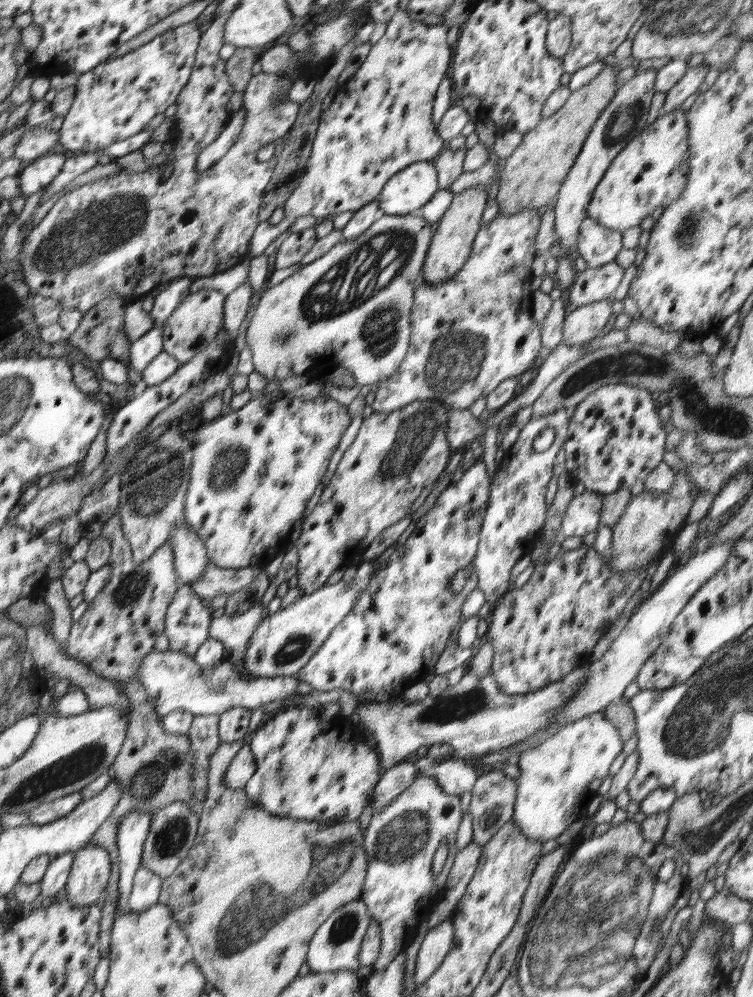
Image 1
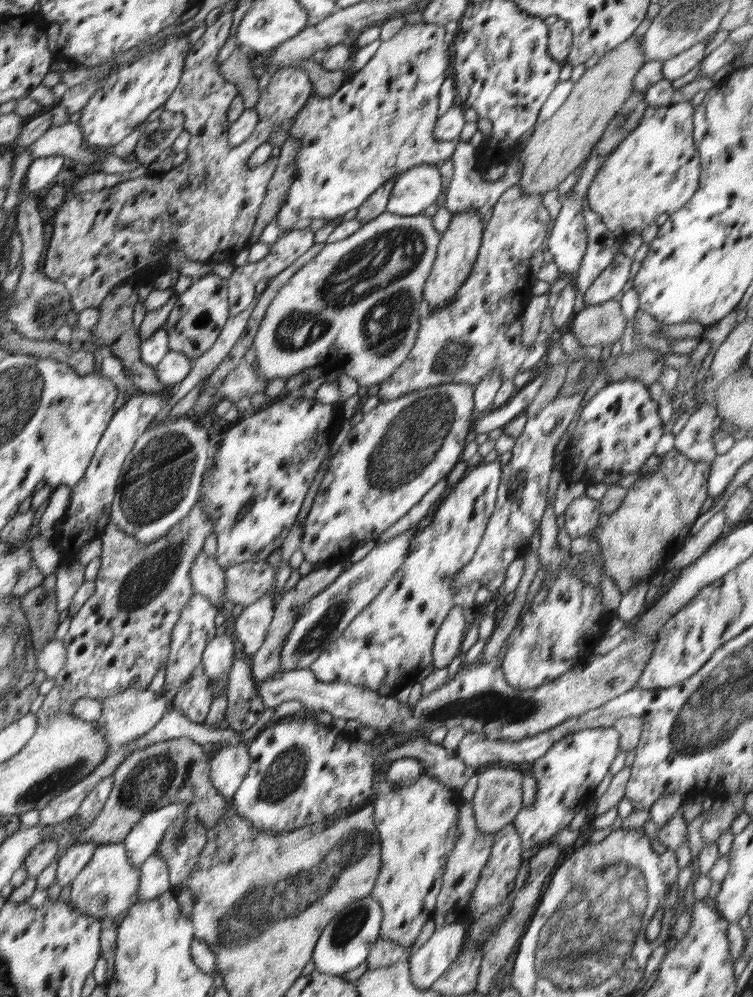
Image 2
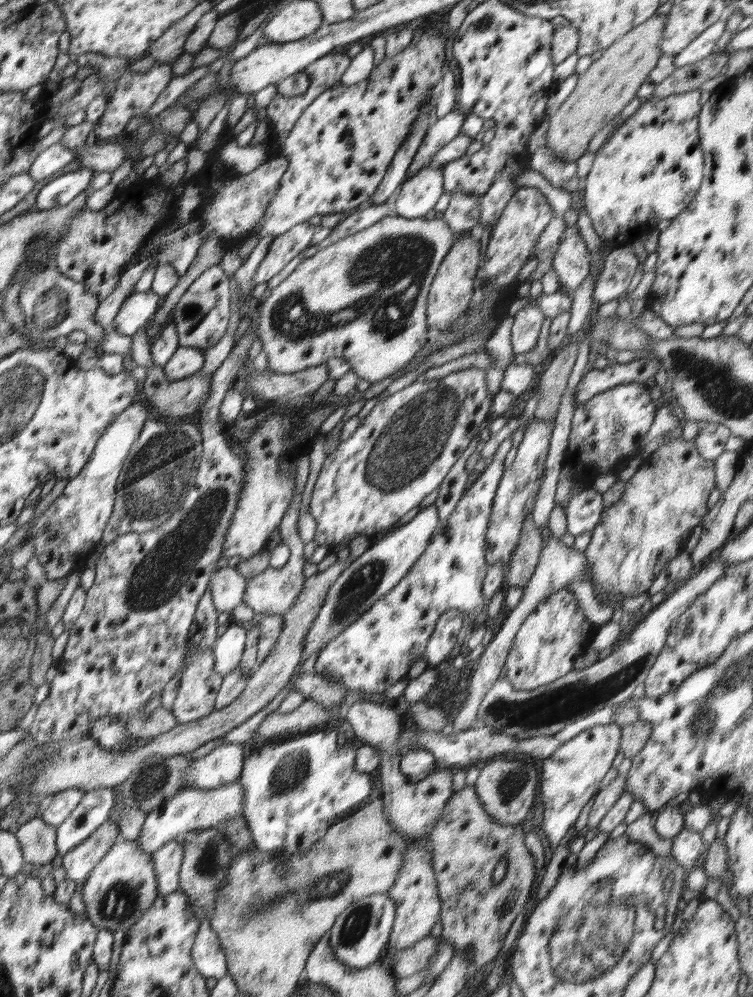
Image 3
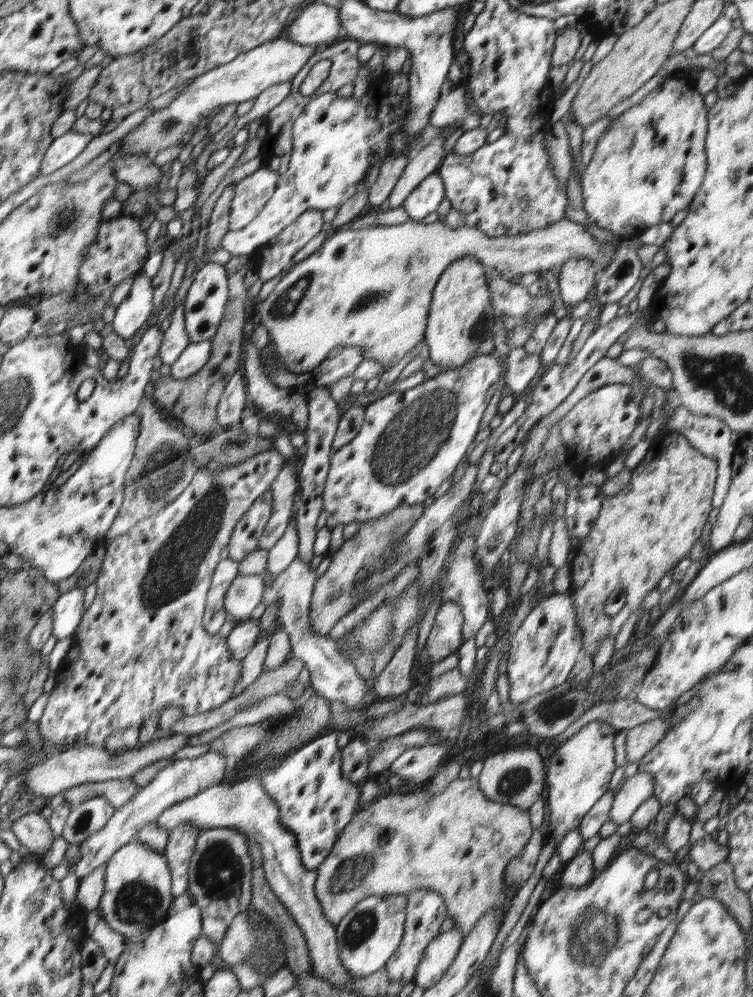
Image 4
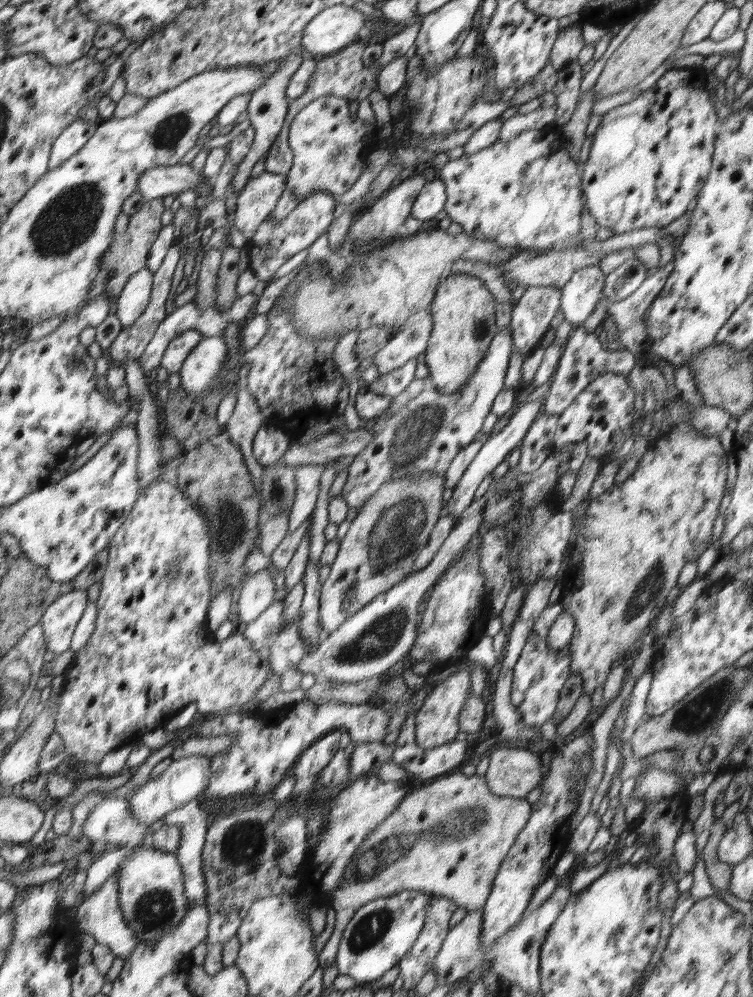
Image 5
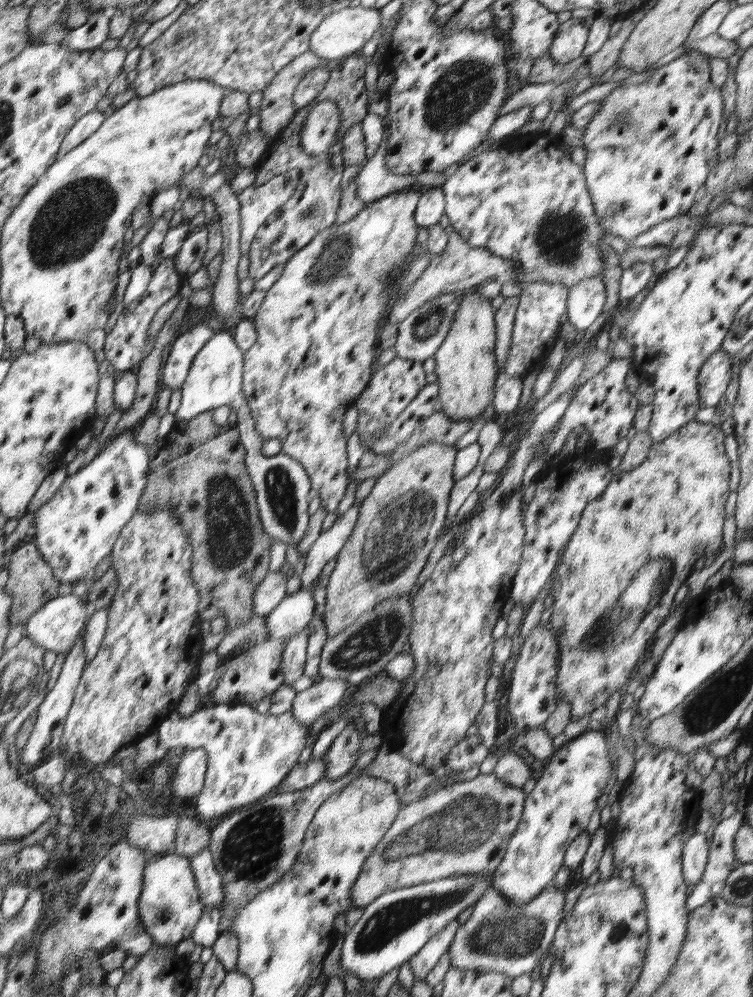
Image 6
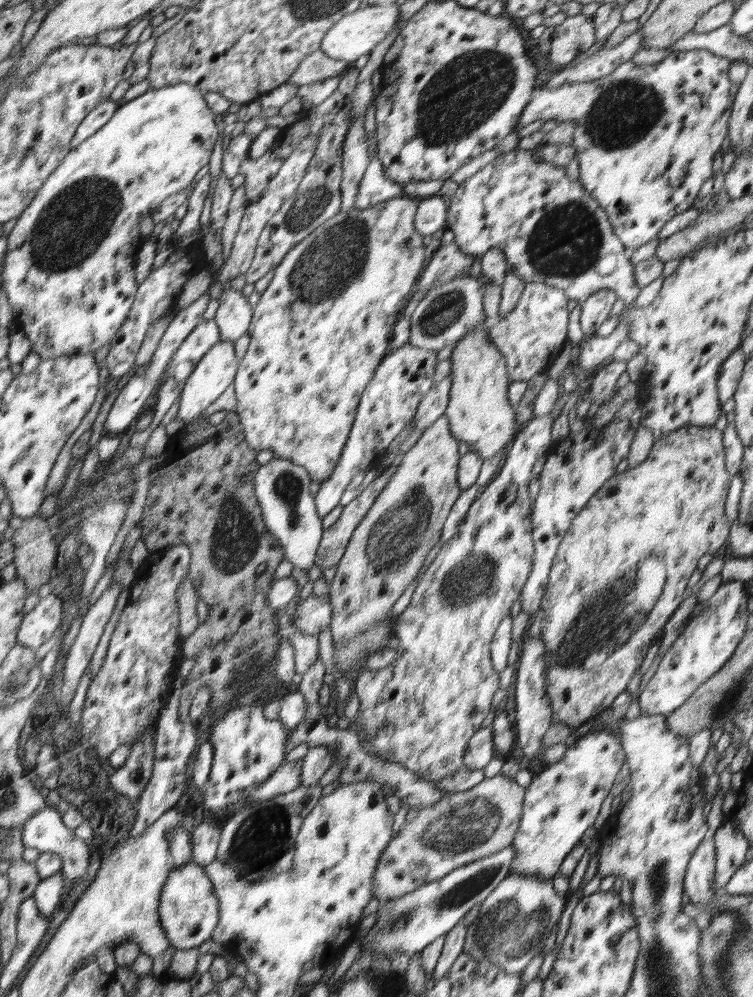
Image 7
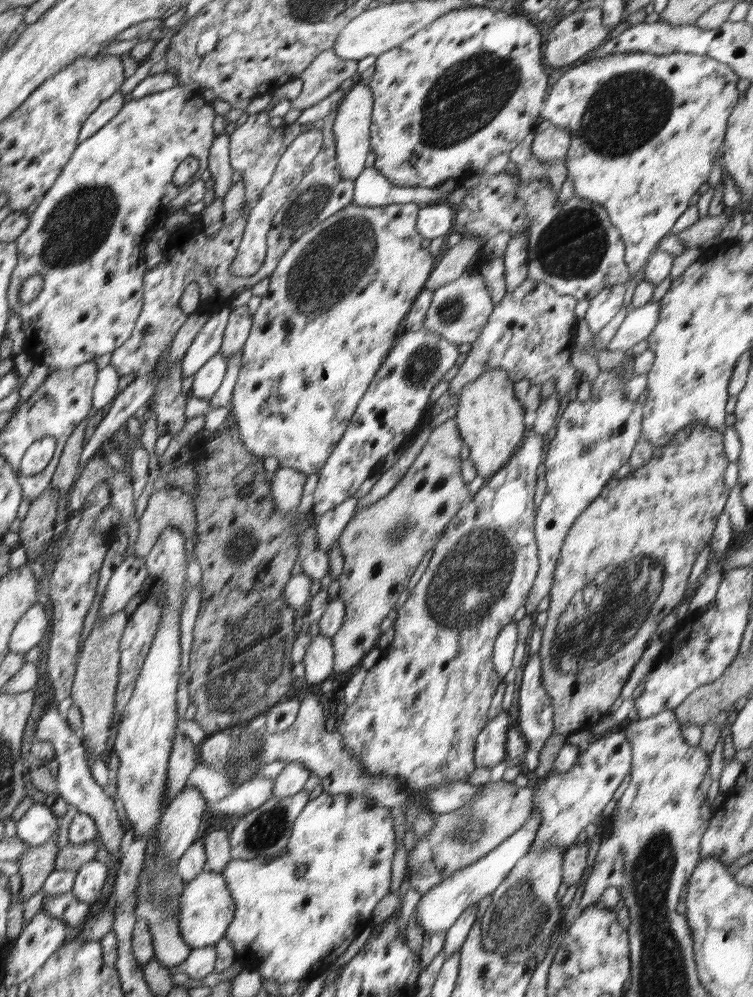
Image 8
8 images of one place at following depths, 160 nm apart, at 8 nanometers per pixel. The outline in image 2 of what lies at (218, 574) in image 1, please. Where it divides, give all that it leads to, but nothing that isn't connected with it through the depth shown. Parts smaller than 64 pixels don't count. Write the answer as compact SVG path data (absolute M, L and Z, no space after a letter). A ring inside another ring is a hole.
M244 561L225 570L223 588L225 588L225 600L235 604L243 604L245 608L255 603L262 595L268 595L275 603L275 568L264 561Z

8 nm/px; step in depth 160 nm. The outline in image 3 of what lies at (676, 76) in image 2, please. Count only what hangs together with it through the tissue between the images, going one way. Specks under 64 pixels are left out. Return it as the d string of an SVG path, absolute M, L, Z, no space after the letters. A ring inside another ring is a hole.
M725 10L721 17L712 26L709 26L704 32L701 32L692 43L688 44L676 58L673 60L673 65L676 67L684 66L698 62L706 56L710 55L718 42L718 39L724 30L726 30L726 22L729 11Z

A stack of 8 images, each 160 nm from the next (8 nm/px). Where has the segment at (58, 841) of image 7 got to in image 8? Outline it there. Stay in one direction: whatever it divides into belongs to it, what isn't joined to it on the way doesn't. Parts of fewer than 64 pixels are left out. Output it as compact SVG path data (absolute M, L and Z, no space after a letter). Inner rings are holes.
M34 803L28 811L16 821L17 835L22 842L35 847L48 842L57 833L59 819L43 803ZM92 860L75 872L75 884L71 891L80 902L96 904L96 900L102 898L102 888L104 888L104 882L109 874L107 864Z

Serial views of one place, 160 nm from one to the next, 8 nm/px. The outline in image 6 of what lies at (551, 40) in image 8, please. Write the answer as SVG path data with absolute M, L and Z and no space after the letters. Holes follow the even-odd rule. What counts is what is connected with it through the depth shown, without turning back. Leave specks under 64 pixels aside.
M569 19L559 24L549 52L551 57L560 64L568 64L578 58L585 49L587 36L589 35L588 24L580 19Z

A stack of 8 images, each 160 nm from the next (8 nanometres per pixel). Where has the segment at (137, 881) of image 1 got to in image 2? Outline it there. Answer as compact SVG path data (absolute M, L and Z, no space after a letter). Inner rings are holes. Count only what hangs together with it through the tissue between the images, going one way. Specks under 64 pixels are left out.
M157 851L140 866L139 900L147 901L158 898L164 892L171 890L168 865L160 858Z

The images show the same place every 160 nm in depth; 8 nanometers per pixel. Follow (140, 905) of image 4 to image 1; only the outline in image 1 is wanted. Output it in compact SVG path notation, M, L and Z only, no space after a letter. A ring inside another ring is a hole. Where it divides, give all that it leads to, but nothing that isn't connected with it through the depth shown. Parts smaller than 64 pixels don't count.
M88 844L75 851L74 862L65 883L66 899L73 907L96 903L112 876L110 852L98 845Z

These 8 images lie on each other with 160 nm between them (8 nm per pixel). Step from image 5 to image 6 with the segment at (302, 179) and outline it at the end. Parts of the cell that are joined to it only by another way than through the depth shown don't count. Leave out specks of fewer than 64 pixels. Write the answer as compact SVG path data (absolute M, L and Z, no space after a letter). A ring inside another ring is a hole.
M323 100L309 110L299 134L301 147L308 156L331 150L338 136L340 123L340 111L333 100Z

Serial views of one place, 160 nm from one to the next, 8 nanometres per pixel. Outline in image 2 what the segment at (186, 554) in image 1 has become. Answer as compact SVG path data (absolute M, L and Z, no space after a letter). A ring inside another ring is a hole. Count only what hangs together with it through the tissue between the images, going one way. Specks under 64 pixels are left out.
M202 550L195 556L190 573L193 591L207 596L220 610L226 602L223 588L225 570L226 568L222 568L215 558Z

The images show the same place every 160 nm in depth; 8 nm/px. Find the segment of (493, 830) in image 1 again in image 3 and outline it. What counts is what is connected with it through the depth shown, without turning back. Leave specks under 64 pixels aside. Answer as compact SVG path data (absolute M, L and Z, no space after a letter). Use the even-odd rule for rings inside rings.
M496 758L480 766L481 772L474 784L479 803L484 810L500 824L522 823L532 808L540 782L538 762L527 764L514 758Z

